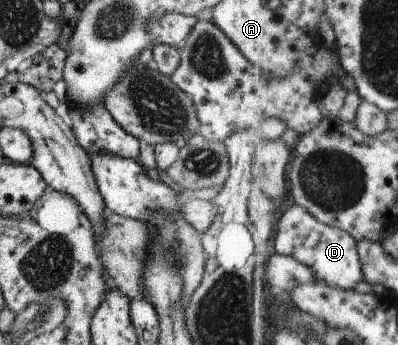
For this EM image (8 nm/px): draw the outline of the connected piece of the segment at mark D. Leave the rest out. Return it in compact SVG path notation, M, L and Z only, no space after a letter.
M287 202L278 219L274 248L282 255L294 256L316 272L317 281L340 289L355 289L365 279L364 264L359 252L359 240L349 231L321 222L304 206Z

